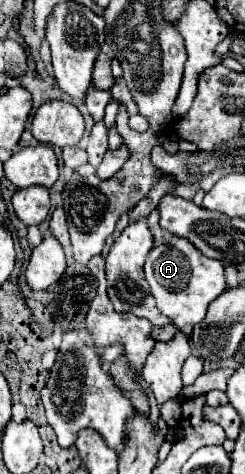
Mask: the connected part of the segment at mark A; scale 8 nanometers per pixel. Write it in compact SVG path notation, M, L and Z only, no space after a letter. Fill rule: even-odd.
M179 238L173 244L157 246L149 252L145 262L145 276L157 300L157 308L173 320L173 324L191 336L193 326L205 318L207 306L227 290L223 264L205 258L189 240Z

